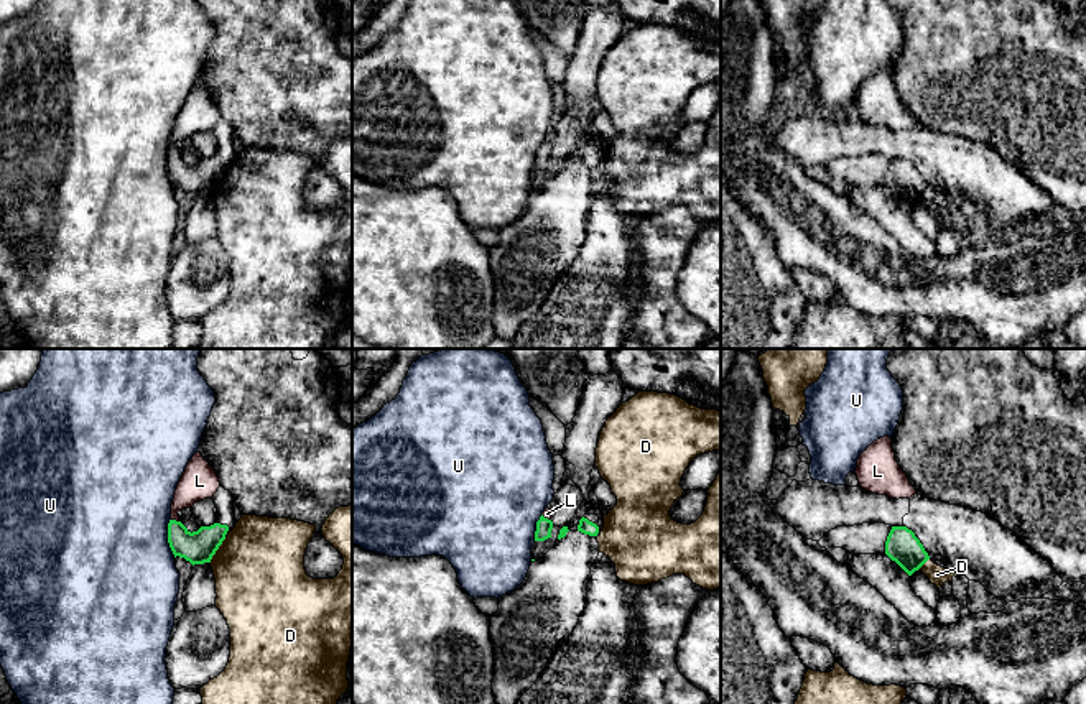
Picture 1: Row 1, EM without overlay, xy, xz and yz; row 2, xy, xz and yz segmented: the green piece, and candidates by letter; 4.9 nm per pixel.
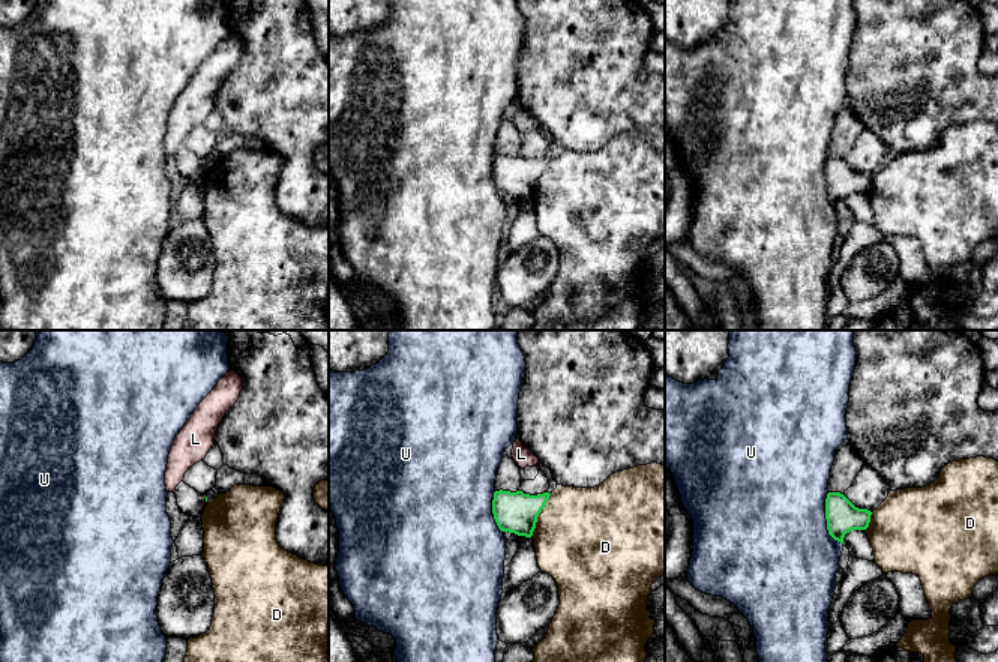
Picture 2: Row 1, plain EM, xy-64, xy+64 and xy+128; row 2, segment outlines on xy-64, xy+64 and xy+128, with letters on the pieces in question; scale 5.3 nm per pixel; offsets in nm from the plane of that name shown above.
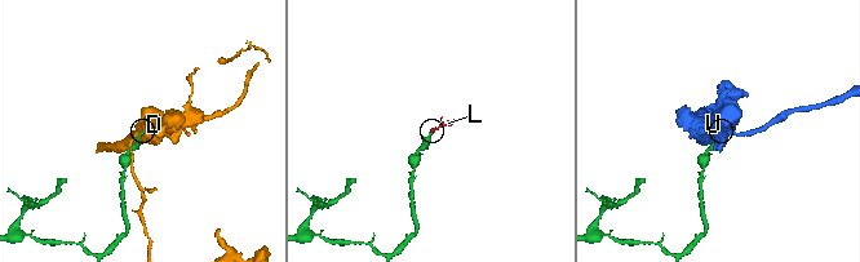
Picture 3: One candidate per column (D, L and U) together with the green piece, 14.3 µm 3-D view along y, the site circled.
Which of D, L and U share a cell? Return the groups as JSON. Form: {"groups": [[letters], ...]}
{"groups": [["D"], ["L"], ["U"]]}

